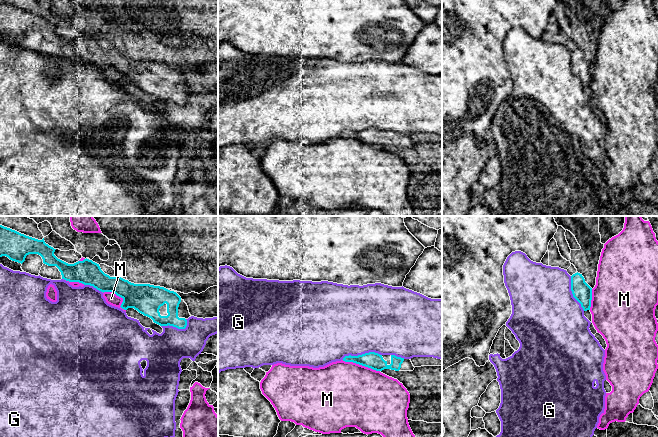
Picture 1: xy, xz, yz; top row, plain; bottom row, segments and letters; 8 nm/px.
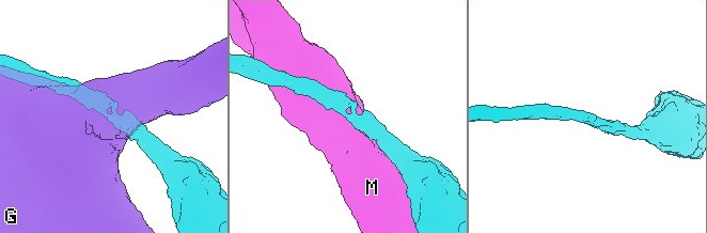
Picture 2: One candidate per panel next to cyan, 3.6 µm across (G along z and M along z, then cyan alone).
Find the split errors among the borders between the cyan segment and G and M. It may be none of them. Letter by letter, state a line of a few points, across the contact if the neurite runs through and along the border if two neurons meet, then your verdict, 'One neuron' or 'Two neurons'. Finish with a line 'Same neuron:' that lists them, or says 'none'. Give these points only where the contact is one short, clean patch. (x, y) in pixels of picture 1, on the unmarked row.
G: Two neurons
M: Two neurons
Same neuron: none

